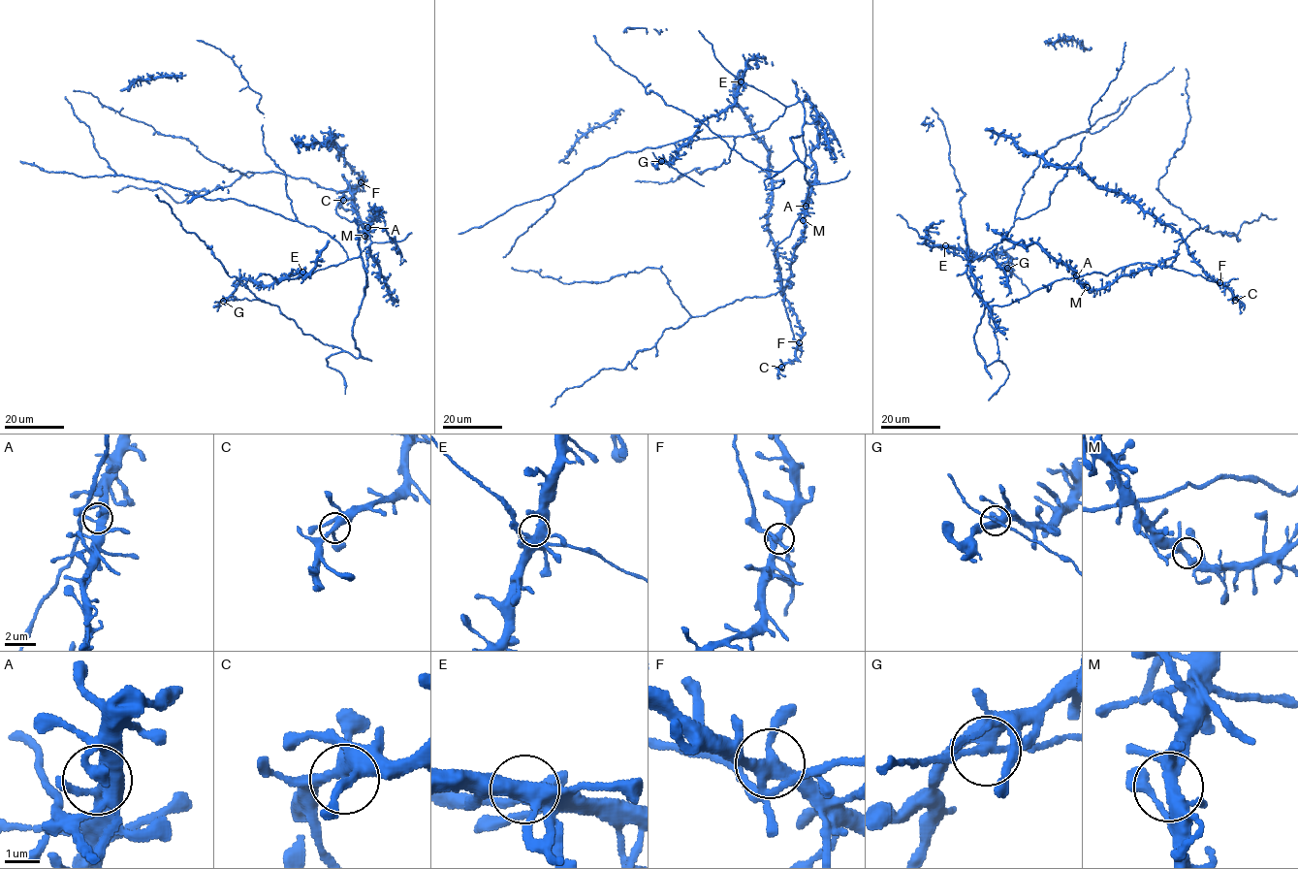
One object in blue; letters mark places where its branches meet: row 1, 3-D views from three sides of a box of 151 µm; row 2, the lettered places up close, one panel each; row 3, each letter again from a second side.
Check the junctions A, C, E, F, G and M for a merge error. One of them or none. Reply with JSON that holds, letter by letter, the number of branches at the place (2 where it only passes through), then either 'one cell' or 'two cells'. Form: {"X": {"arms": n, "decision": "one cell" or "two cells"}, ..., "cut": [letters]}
{"A": {"arms": 5, "decision": "one cell"}, "C": {"arms": 5, "decision": "one cell"}, "E": {"arms": 5, "decision": "one cell"}, "F": {"arms": 6, "decision": "one cell"}, "G": {"arms": 5, "decision": "two cells"}, "M": {"arms": 5, "decision": "one cell"}, "cut": ["G"]}

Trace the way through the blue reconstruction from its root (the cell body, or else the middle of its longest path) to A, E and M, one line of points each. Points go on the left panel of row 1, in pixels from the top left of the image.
A: (367, 281), (366, 252), (371, 242), (367, 227)
E: (367, 281), (364, 292), (366, 272), (359, 256), (311, 273), (302, 272)
M: (367, 281), (366, 252), (371, 241), (364, 229), (364, 236)

